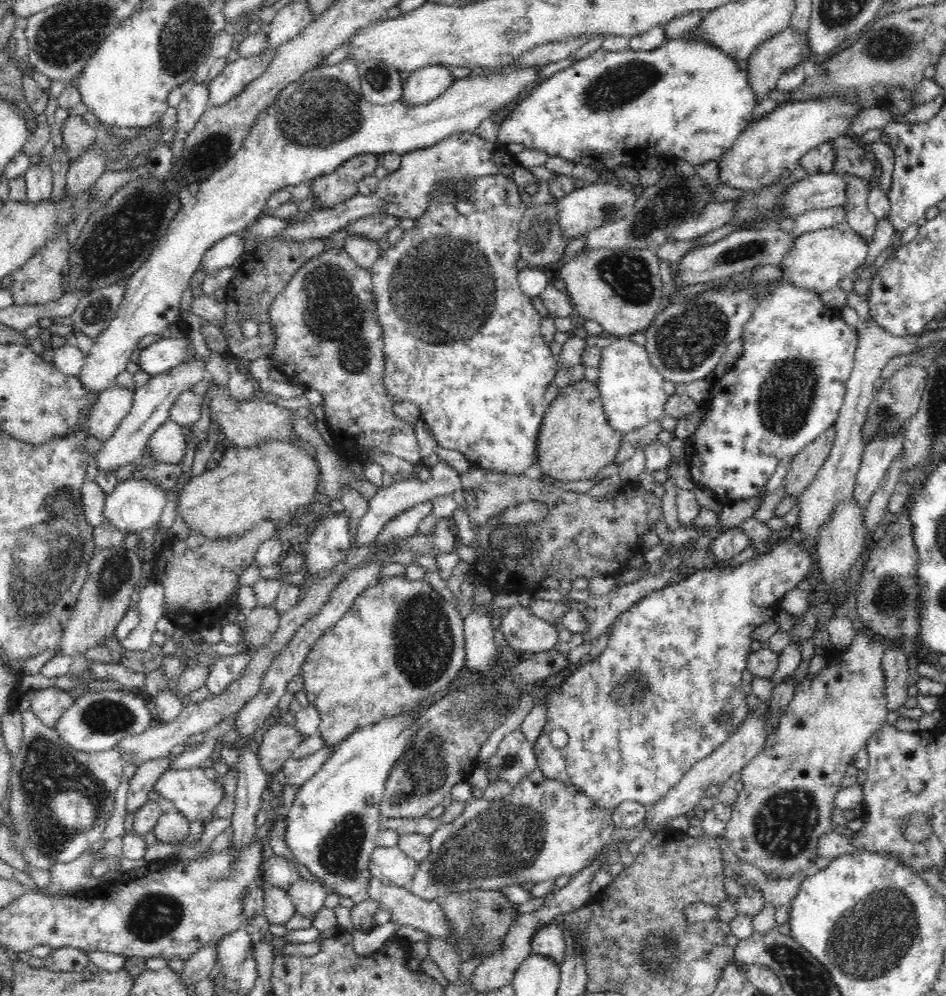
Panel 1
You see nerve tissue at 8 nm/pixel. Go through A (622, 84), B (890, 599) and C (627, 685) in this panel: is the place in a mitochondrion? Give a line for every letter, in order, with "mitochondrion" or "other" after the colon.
A: mitochondrion
B: mitochondrion
C: mitochondrion

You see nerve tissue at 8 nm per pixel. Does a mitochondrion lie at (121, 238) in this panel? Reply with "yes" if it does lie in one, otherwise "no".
yes

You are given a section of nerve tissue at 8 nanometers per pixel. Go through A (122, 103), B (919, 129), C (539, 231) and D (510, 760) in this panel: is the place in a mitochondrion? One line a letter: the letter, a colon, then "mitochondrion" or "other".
A: other
B: other
C: mitochondrion
D: mitochondrion

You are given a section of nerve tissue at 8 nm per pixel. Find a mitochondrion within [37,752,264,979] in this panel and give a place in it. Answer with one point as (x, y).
(154, 916)

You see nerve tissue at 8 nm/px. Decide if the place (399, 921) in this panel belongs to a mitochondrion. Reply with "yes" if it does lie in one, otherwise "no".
no

